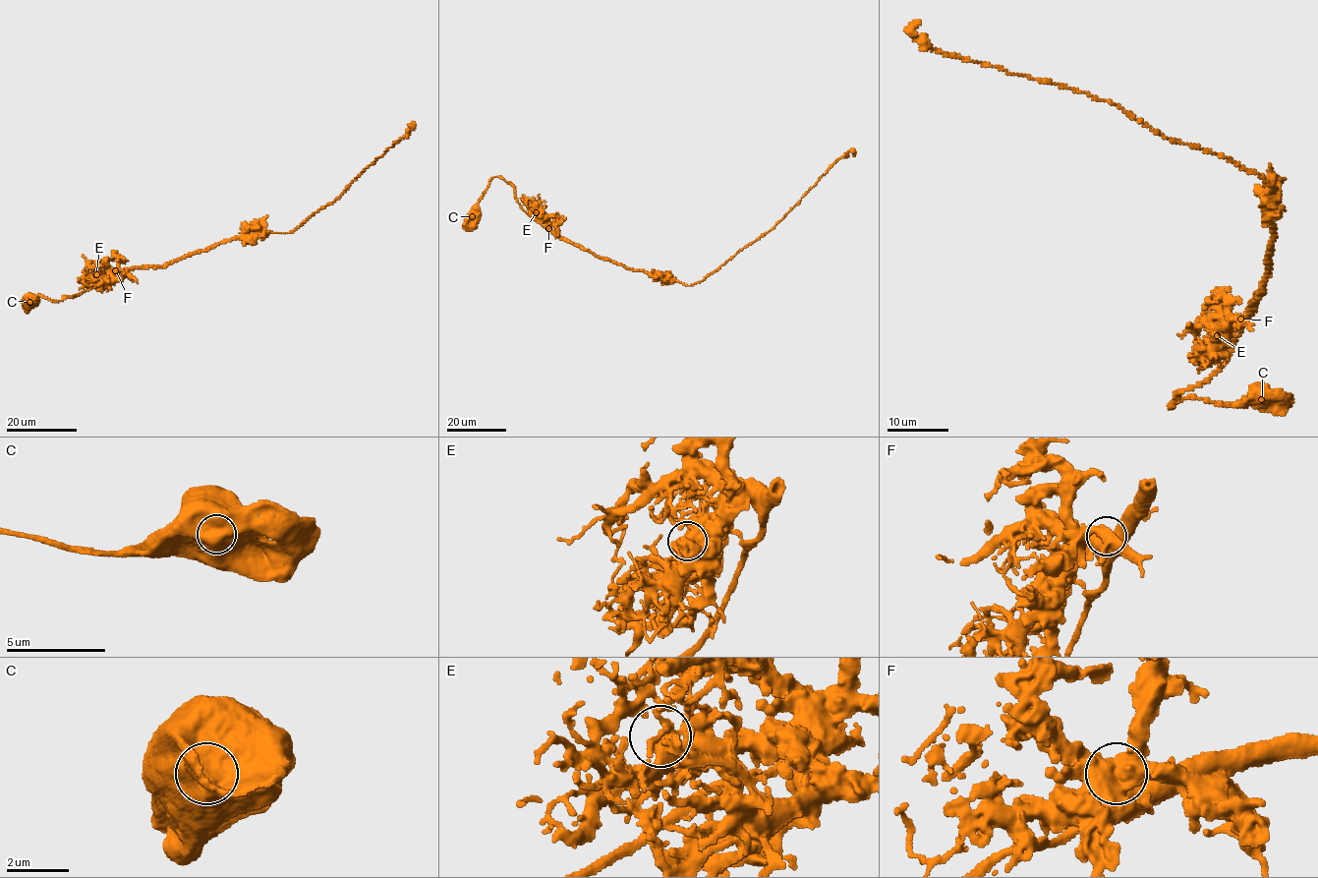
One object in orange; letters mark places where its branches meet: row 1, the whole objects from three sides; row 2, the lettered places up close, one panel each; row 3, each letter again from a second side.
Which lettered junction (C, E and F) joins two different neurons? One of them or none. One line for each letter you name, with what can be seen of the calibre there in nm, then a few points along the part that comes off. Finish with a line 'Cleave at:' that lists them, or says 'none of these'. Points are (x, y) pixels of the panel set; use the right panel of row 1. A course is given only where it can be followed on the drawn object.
Cleave at: none of these

